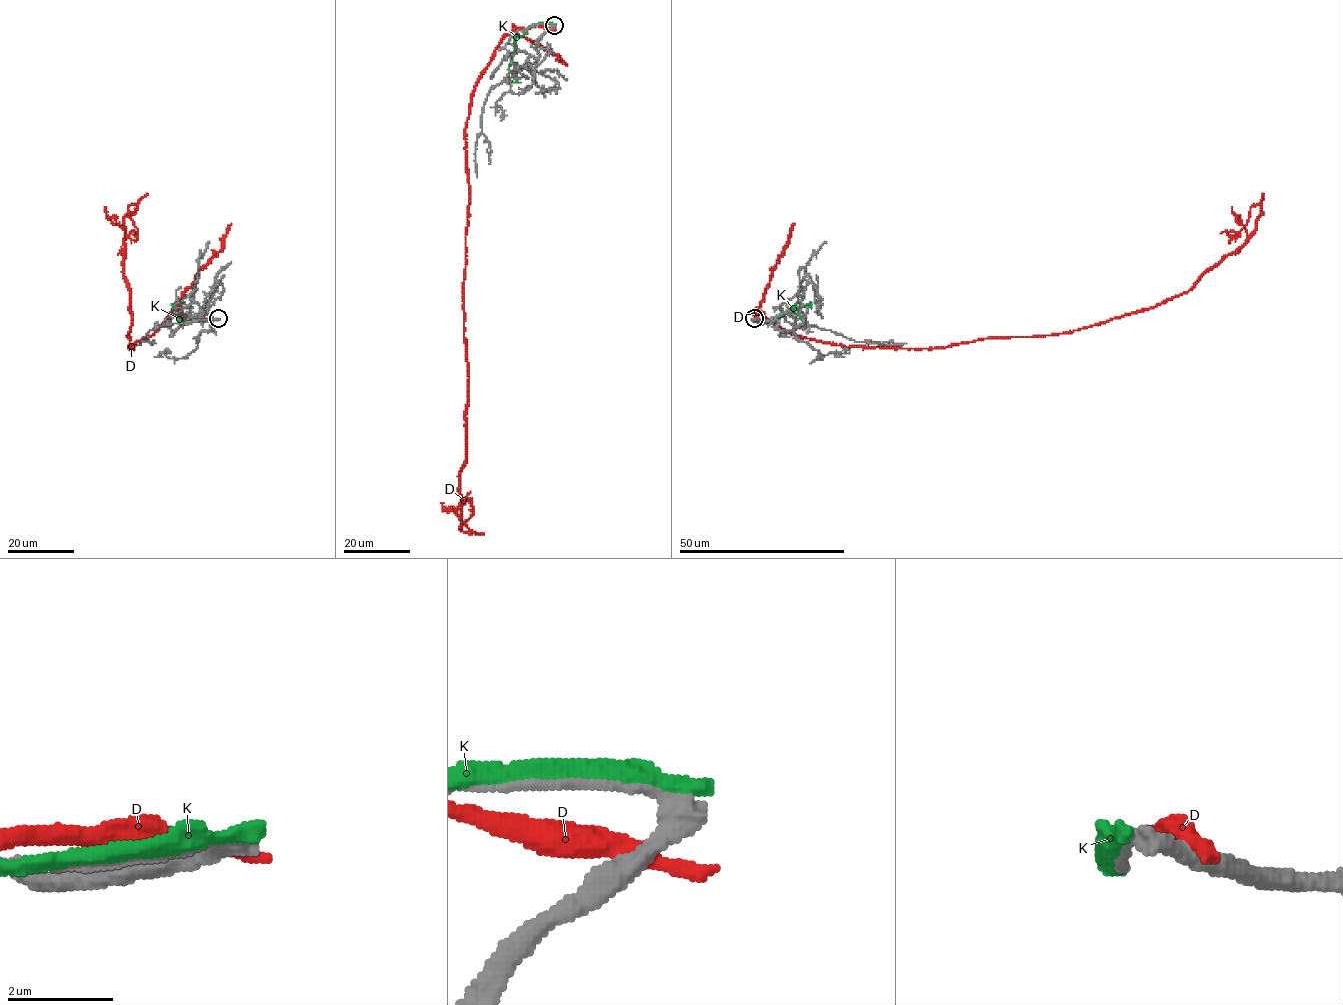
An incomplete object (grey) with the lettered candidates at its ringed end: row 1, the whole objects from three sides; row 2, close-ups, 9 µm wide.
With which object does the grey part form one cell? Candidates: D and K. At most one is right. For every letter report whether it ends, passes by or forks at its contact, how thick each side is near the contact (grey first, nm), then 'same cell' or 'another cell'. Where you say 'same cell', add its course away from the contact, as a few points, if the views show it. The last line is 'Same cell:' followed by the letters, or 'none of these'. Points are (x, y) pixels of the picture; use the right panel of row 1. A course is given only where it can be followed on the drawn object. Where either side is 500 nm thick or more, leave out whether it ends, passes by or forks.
D: it passes by; calibres 380 and 340 nm; another cell
K: it passes by; calibres 170 and 340 nm; another cell
Same cell: none of these

